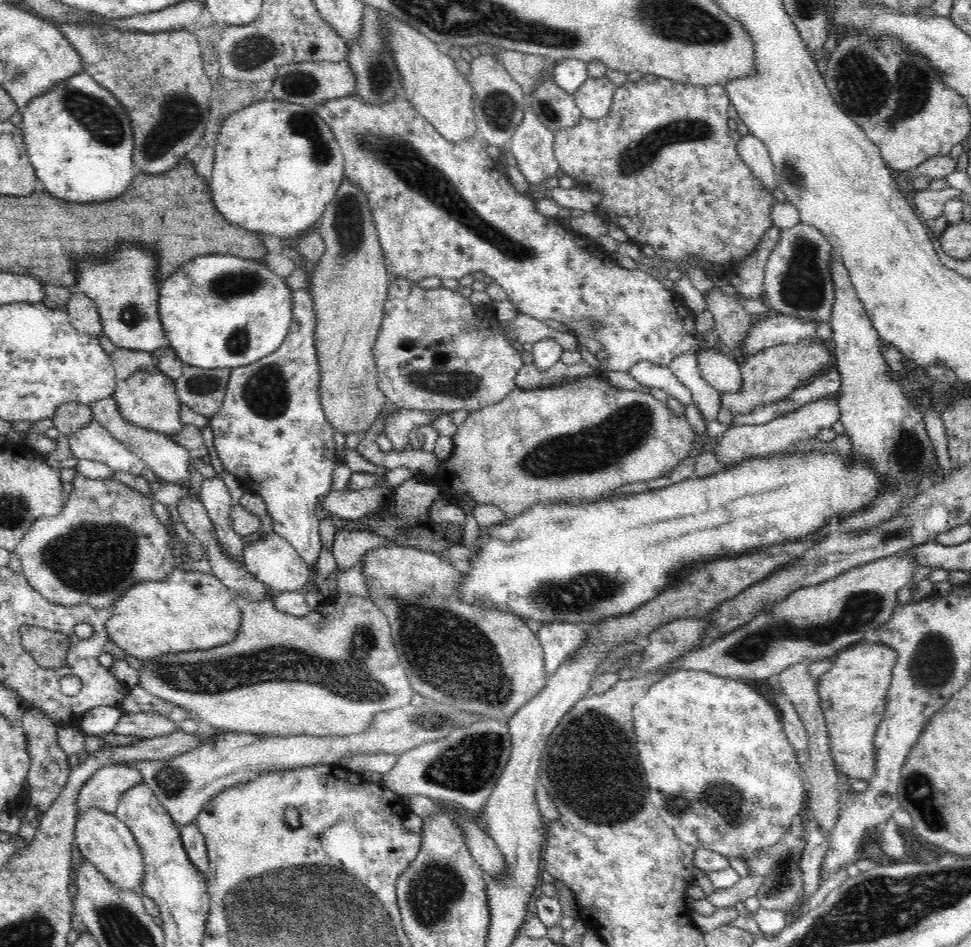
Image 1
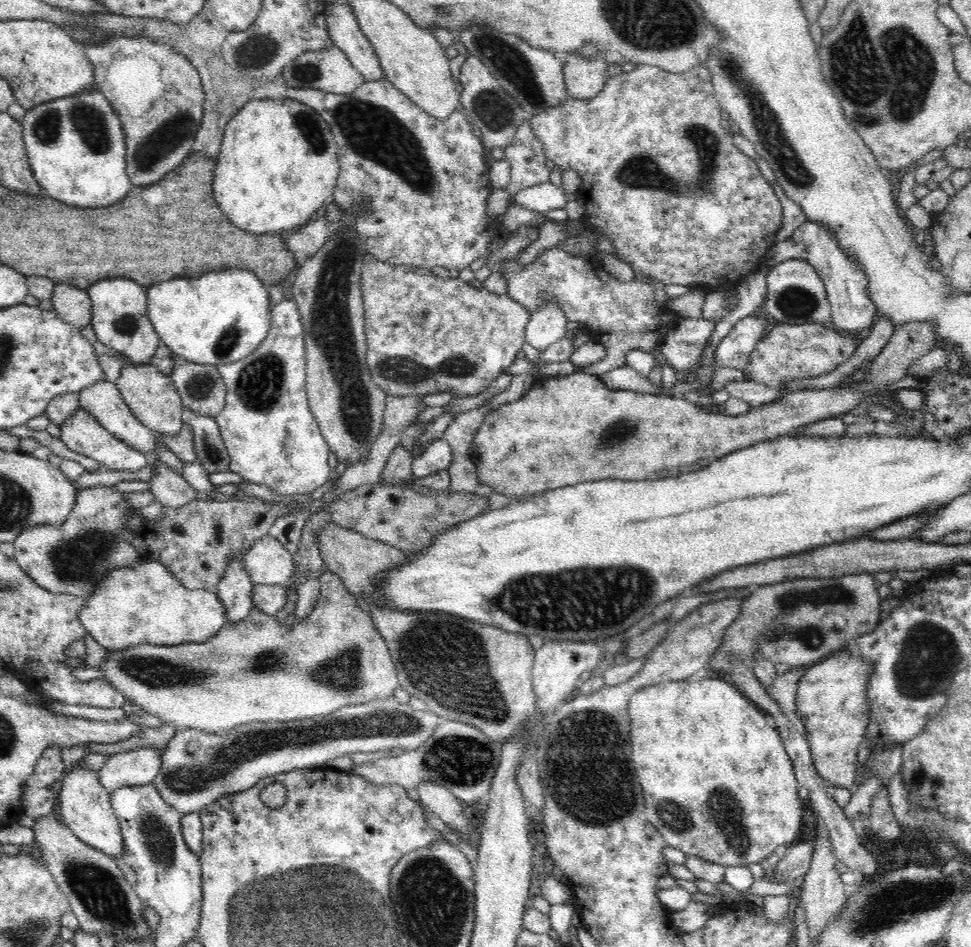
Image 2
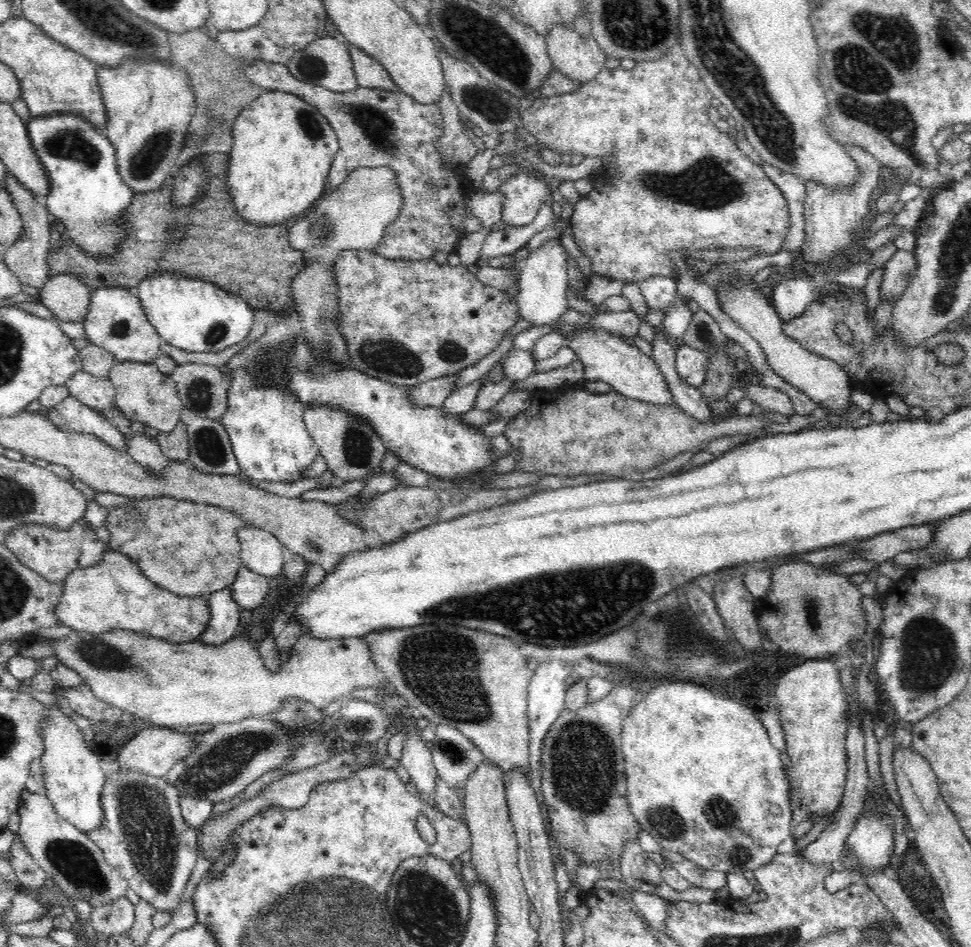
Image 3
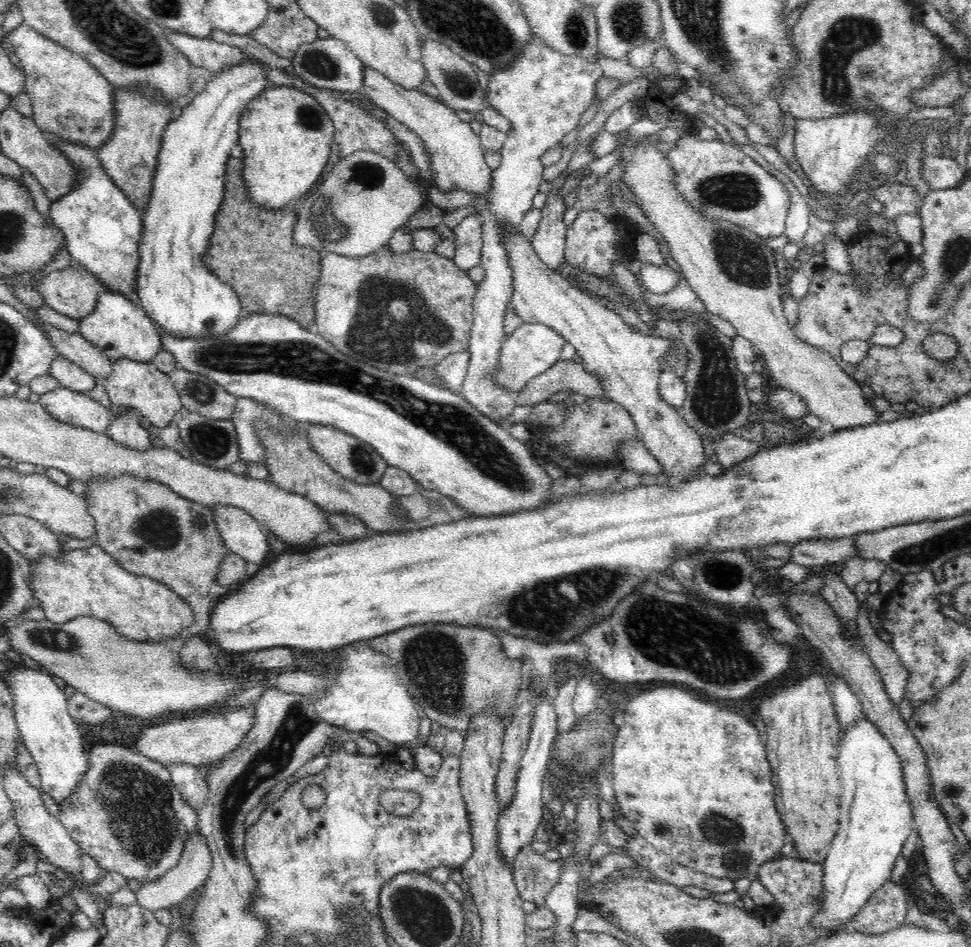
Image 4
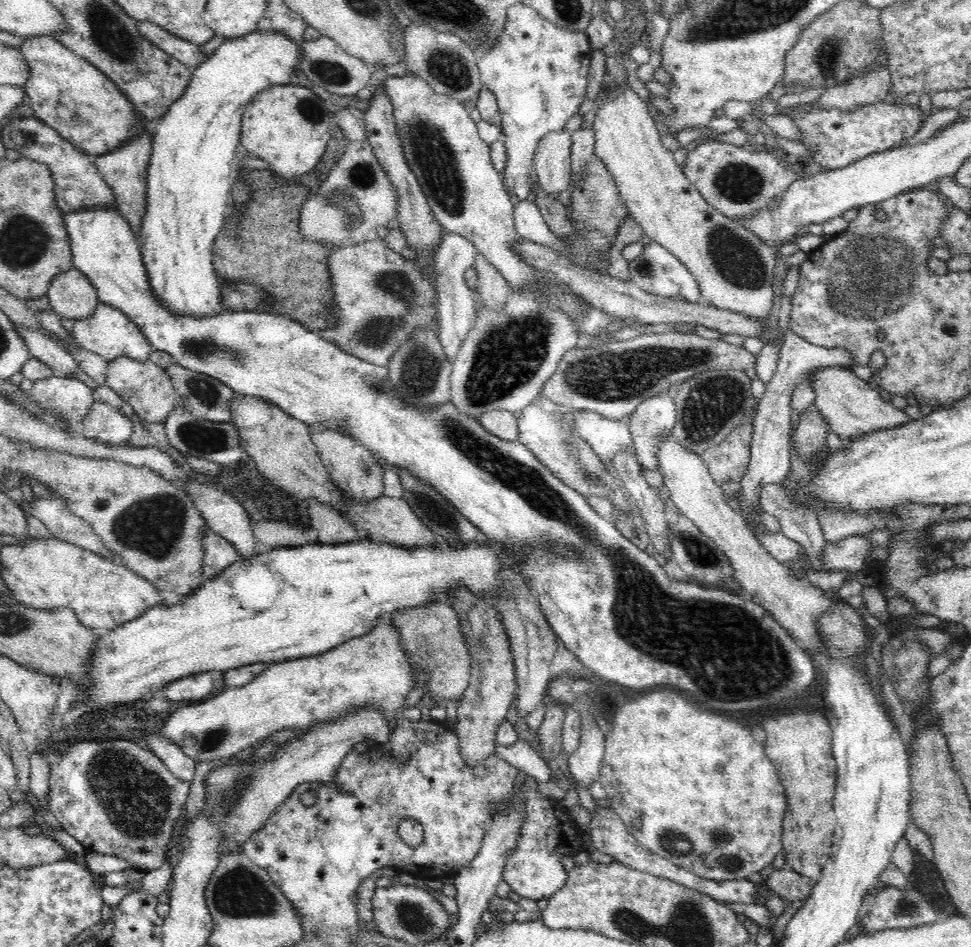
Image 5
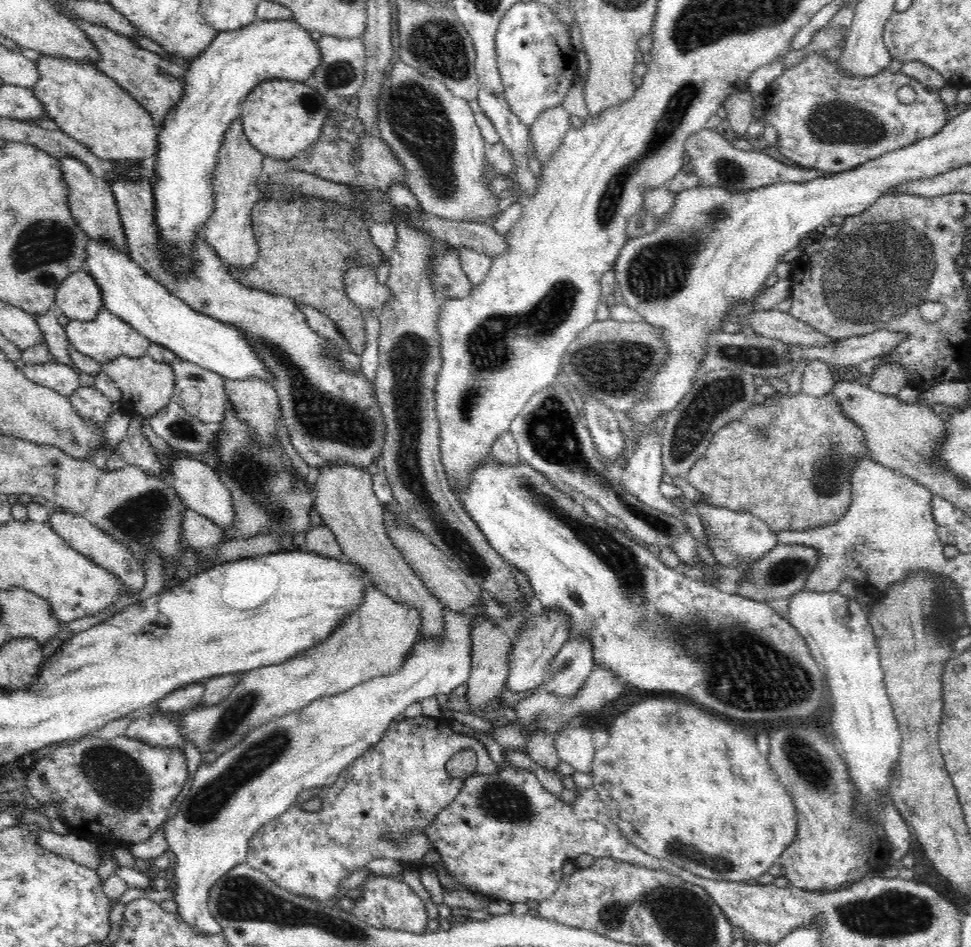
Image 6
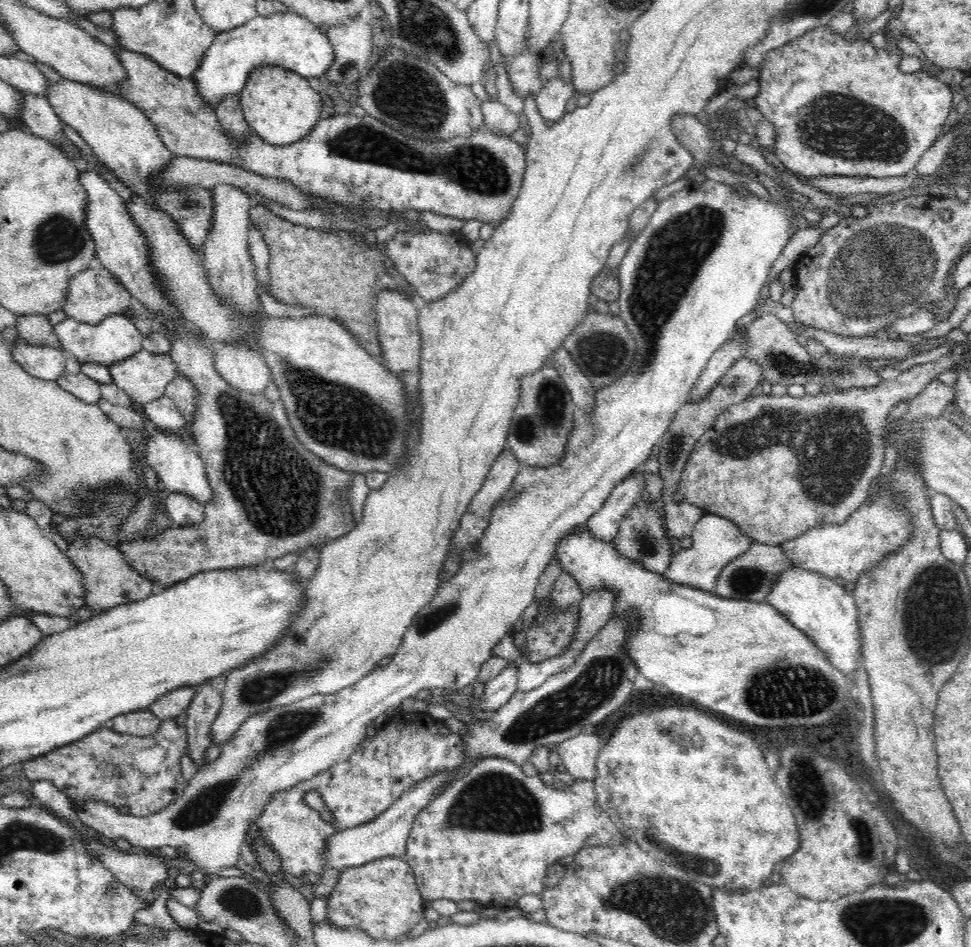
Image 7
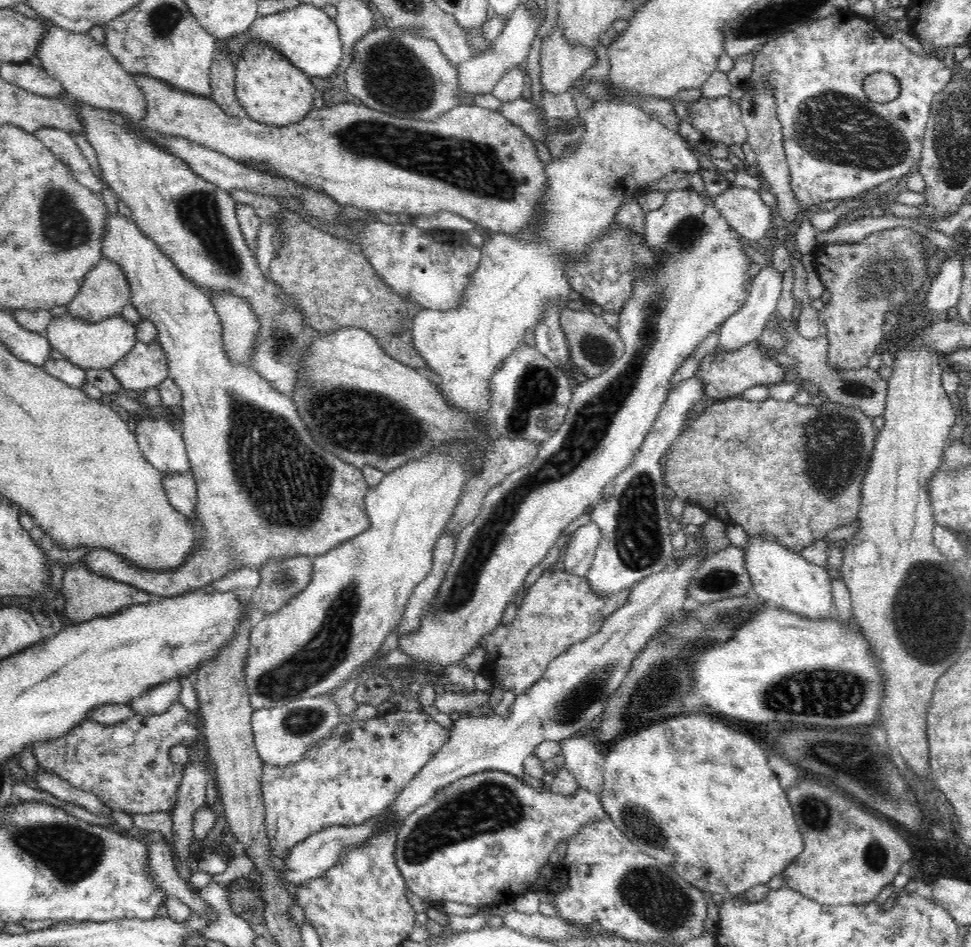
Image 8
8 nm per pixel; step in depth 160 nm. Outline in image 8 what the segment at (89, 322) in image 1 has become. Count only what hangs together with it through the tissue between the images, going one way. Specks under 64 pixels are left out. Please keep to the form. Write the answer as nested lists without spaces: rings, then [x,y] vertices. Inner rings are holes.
[[[107,258],[100,259],[84,276],[78,294],[67,304],[67,312],[88,322],[122,315],[122,308],[131,302],[131,288],[124,271]]]

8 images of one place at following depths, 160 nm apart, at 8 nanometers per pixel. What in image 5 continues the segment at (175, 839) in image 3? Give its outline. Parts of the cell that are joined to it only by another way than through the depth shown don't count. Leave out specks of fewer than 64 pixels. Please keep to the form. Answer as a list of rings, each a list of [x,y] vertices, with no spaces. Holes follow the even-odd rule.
[[[80,742],[59,756],[50,770],[48,808],[63,830],[84,846],[87,852],[97,852],[120,858],[124,866],[138,871],[159,870],[165,863],[166,850],[172,840],[172,830],[190,792],[190,783],[176,778],[161,759],[139,742]]]

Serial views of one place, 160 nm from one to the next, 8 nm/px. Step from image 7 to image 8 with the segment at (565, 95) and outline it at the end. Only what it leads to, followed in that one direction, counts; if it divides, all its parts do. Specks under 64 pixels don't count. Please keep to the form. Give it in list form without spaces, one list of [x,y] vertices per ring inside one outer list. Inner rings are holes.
[[[557,20],[553,33],[542,40],[541,86],[552,94],[566,92],[595,62],[595,51],[583,44],[572,46],[565,39],[563,28]]]

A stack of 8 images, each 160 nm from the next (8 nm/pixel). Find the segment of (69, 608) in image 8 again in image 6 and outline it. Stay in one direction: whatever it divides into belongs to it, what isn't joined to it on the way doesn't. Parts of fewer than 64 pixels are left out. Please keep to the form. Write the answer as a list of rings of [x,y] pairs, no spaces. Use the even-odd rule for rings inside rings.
[[[52,507],[48,523],[72,549],[78,550],[78,552],[84,554],[85,557],[94,561],[96,565],[102,566],[102,568],[116,575],[116,579],[122,581],[127,596],[139,594],[141,590],[144,590],[147,576],[143,566],[123,544],[120,544],[100,527],[94,526],[88,522],[87,518],[79,514],[61,511],[61,509],[57,507]]]

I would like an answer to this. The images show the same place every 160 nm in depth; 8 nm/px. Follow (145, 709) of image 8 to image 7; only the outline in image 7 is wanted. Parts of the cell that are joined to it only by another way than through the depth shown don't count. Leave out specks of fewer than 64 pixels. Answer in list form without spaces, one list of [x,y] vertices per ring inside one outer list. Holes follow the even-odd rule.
[[[191,685],[180,686],[172,692],[159,696],[152,706],[148,706],[148,709],[162,722],[178,716],[182,717],[185,715],[195,694],[196,690]]]

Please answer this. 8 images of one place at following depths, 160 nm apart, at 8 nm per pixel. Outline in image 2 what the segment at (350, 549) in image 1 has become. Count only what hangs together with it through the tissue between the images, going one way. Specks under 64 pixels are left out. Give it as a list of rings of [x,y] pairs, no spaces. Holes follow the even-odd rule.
[[[325,572],[318,577],[320,579],[320,597],[313,612],[300,620],[295,622],[292,626],[288,624],[281,624],[278,618],[274,615],[263,614],[260,609],[254,608],[250,615],[244,618],[242,622],[236,624],[226,624],[223,629],[216,634],[216,637],[210,638],[206,642],[186,642],[174,646],[156,646],[152,644],[140,644],[140,646],[133,646],[127,650],[108,650],[107,657],[102,663],[100,670],[103,671],[106,679],[110,685],[120,690],[120,694],[124,698],[129,698],[134,704],[143,708],[147,713],[158,716],[166,724],[175,726],[176,729],[198,729],[210,734],[227,734],[230,730],[241,725],[251,724],[252,722],[291,722],[298,720],[309,720],[319,716],[328,716],[334,714],[337,710],[344,706],[352,706],[356,704],[364,704],[364,702],[372,702],[376,700],[388,700],[393,698],[394,692],[397,688],[401,688],[400,681],[396,672],[396,666],[390,655],[384,637],[376,629],[376,624],[372,619],[371,612],[361,608],[360,603],[356,597],[347,590],[344,581],[340,580],[339,574],[332,572]]]

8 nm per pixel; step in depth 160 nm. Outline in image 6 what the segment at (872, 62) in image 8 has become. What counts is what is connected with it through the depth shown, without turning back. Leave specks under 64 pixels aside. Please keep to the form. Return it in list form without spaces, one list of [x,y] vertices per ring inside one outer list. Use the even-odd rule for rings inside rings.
[[[823,52],[820,55],[818,53],[811,53],[802,62],[800,62],[799,65],[792,67],[790,70],[784,70],[776,80],[772,80],[772,84],[768,86],[768,91],[765,93],[766,119],[768,124],[772,125],[772,127],[778,131],[778,143],[776,144],[776,147],[782,156],[788,158],[788,160],[792,160],[792,162],[796,162],[798,167],[820,170],[826,174],[854,170],[856,169],[856,166],[866,162],[867,160],[880,158],[882,154],[892,152],[892,150],[900,150],[906,146],[915,144],[920,140],[924,140],[924,138],[932,138],[932,136],[936,136],[936,134],[938,134],[938,132],[948,124],[947,106],[941,101],[938,90],[929,90],[926,87],[924,88],[918,80],[908,77],[907,75],[904,75],[904,73],[892,73],[889,69],[890,66],[888,66],[884,72],[876,74],[876,76],[858,76],[858,78],[855,76],[849,76],[849,74],[839,72],[837,60],[834,63],[829,63],[824,59],[822,54]],[[902,86],[911,86],[915,90],[917,96],[913,102],[905,104],[898,99],[898,89],[902,88]]]

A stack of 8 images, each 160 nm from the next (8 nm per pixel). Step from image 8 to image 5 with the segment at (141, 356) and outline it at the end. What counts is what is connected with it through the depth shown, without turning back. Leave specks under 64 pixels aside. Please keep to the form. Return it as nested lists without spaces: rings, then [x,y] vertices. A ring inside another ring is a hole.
[[[118,357],[109,361],[106,385],[116,391],[120,398],[132,406],[138,416],[148,422],[164,423],[177,405],[173,383],[167,369],[150,359],[140,362],[130,357]]]

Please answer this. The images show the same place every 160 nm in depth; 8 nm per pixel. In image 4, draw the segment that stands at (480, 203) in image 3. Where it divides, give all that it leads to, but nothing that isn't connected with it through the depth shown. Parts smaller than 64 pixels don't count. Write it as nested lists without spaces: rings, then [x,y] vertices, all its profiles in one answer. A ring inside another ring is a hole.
[[[478,214],[466,216],[453,228],[456,254],[452,261],[462,270],[470,270],[480,265],[483,250],[483,222]]]

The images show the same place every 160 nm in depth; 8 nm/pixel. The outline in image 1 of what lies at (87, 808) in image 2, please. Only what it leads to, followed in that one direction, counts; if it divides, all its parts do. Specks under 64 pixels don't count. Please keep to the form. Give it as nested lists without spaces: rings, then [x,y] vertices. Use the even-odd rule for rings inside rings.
[[[90,808],[76,818],[75,842],[78,850],[112,884],[124,892],[142,893],[145,878],[144,857],[134,833],[116,815]]]

